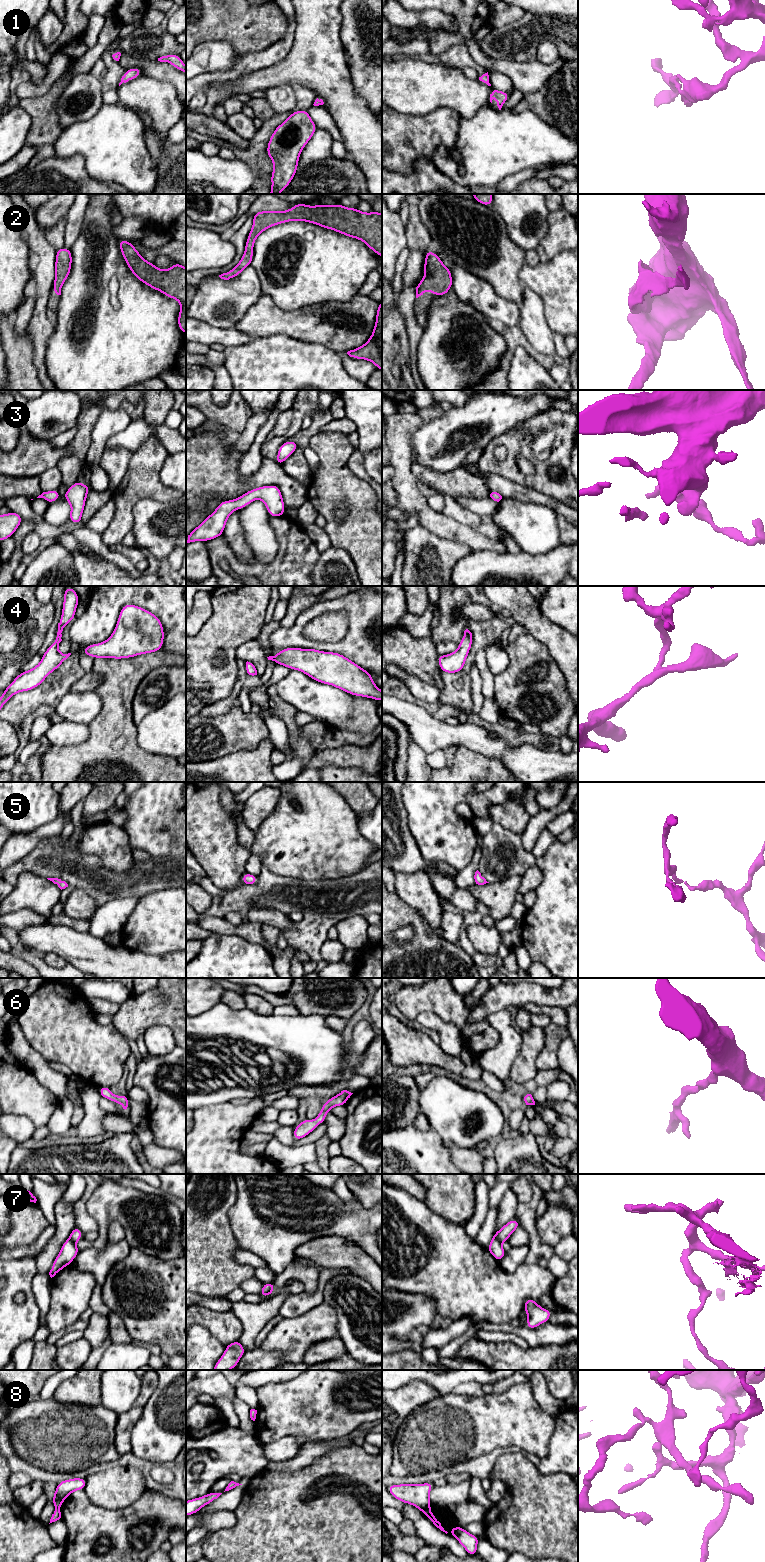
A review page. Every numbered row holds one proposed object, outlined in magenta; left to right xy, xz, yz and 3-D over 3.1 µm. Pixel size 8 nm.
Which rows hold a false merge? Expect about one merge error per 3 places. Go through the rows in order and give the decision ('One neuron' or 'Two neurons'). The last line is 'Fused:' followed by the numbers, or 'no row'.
1: One neuron
2: One neuron
3: One neuron
4: One neuron
5: One neuron
6: One neuron
7: Two neurons
8: One neuron
Fused: 7

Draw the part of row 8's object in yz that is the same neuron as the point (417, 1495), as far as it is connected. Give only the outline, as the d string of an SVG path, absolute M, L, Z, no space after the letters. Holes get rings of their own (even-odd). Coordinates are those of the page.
M428 1482L424 1484L389 1485L387 1486L387 1489L397 1500L403 1503L411 1504L418 1508L425 1514L430 1522L447 1534L448 1532L441 1526L437 1517L429 1510L432 1504L429 1499L429 1493L433 1487L433 1482Z

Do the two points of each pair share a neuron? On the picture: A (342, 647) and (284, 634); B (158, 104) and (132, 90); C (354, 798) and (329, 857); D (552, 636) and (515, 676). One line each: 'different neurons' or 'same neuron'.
A: same neuron
B: same neuron
C: different neurons
D: different neurons

